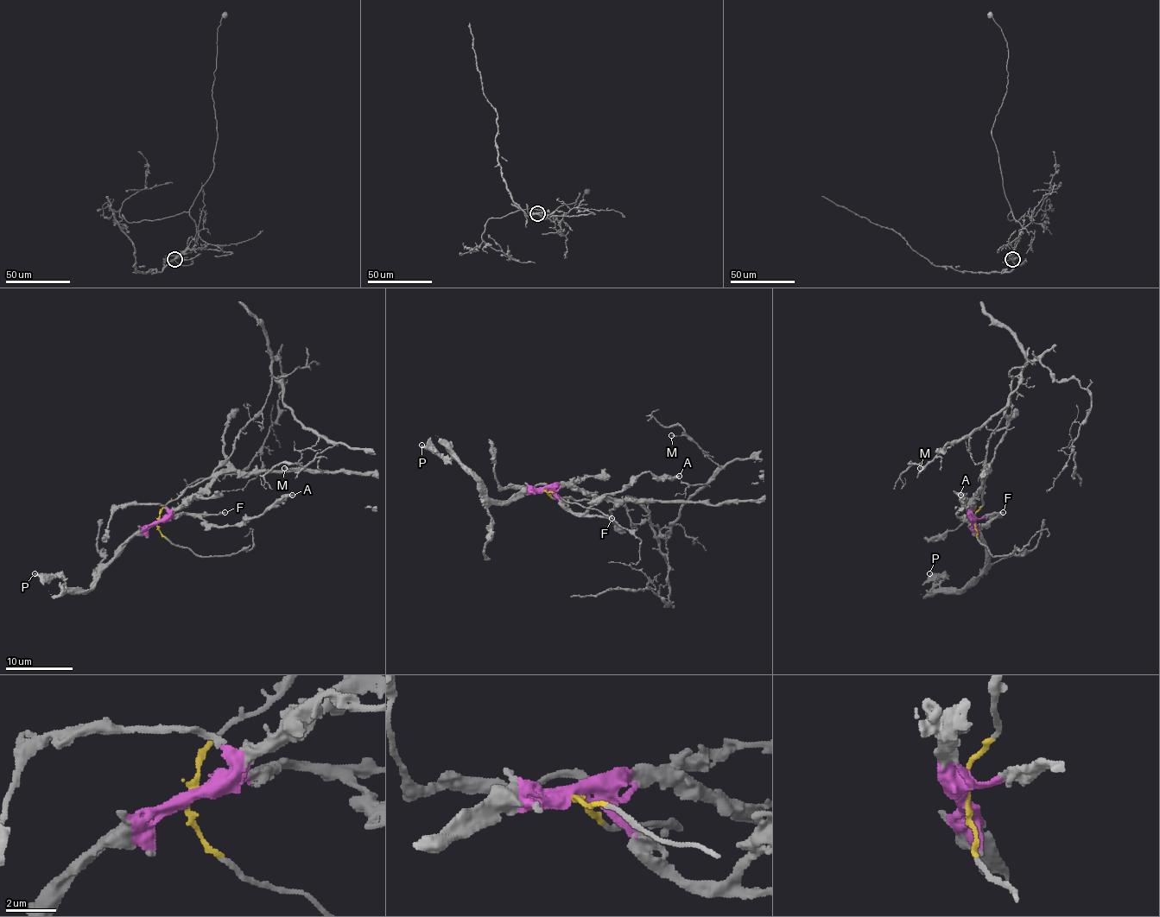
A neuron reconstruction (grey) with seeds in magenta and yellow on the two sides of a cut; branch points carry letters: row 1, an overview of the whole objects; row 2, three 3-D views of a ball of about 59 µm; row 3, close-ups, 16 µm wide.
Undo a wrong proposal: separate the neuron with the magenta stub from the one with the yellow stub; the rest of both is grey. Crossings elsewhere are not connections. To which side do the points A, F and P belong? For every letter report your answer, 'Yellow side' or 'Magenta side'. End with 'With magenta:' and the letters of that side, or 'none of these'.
A: Magenta side
F: Magenta side
P: Magenta side
With magenta: A, F, P

